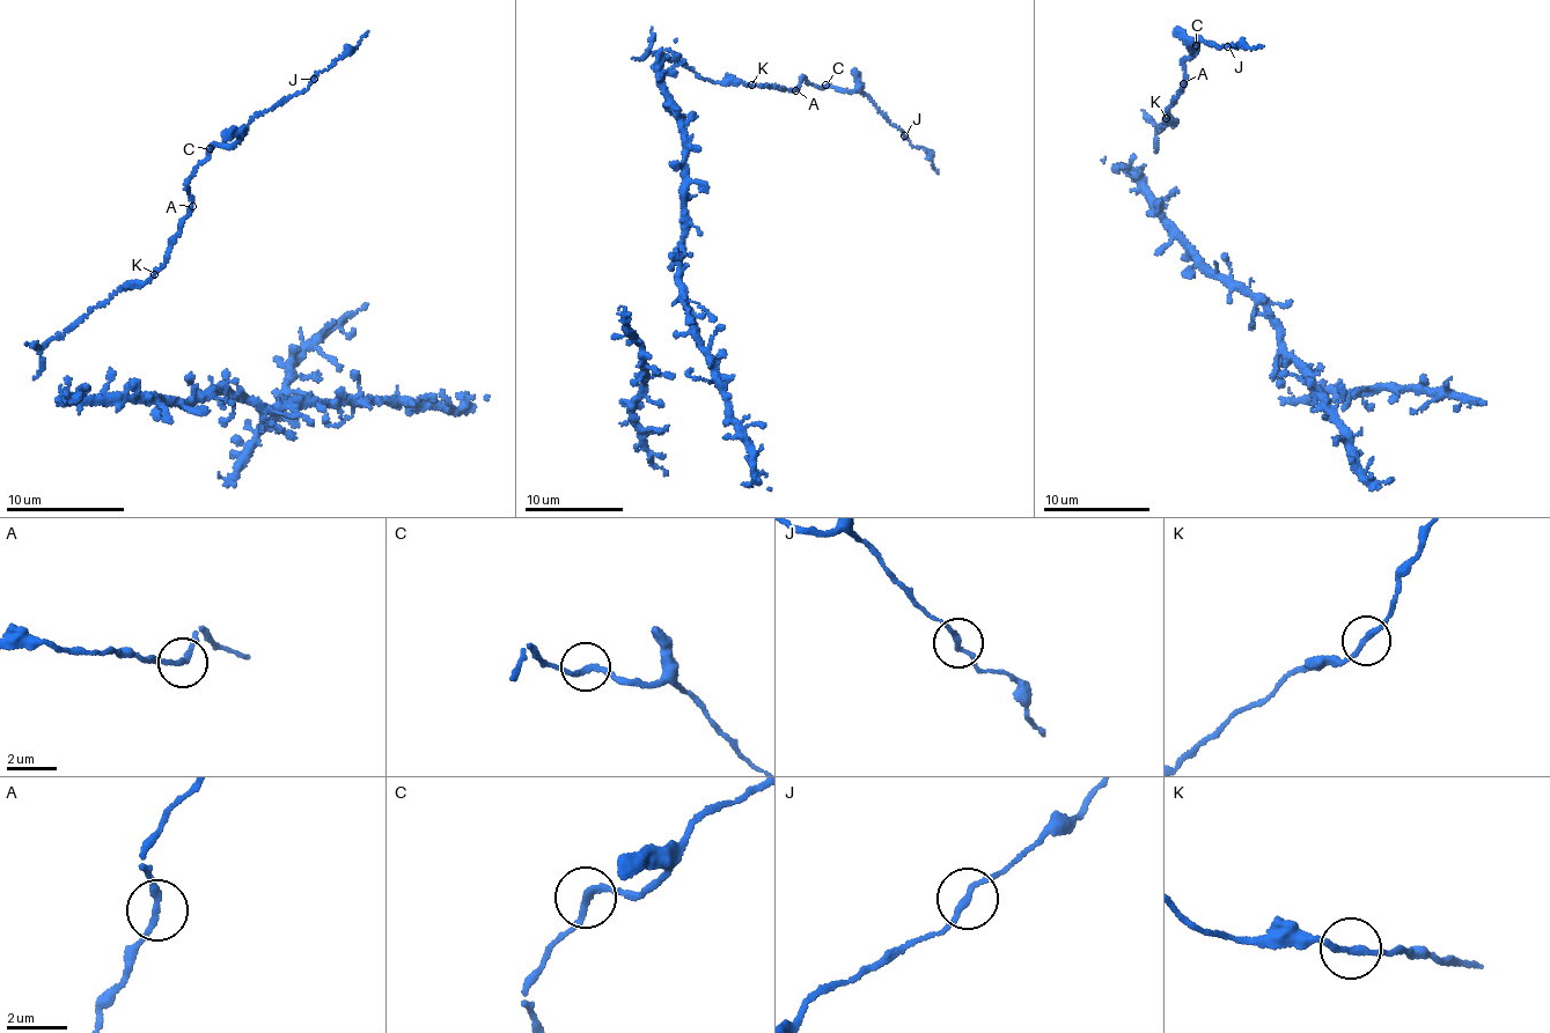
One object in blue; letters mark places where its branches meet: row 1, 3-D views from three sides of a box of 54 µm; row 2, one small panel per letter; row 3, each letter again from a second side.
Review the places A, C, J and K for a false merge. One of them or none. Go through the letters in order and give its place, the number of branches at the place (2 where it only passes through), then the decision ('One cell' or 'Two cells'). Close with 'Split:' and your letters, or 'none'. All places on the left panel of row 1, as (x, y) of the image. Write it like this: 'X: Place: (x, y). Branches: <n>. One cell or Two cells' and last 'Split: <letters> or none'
A: Place: (192, 206). Branches: 2. One cell
C: Place: (210, 148). Branches: 2. One cell
J: Place: (314, 79). Branches: 2. One cell
K: Place: (154, 274). Branches: 2. One cell
Split: none

